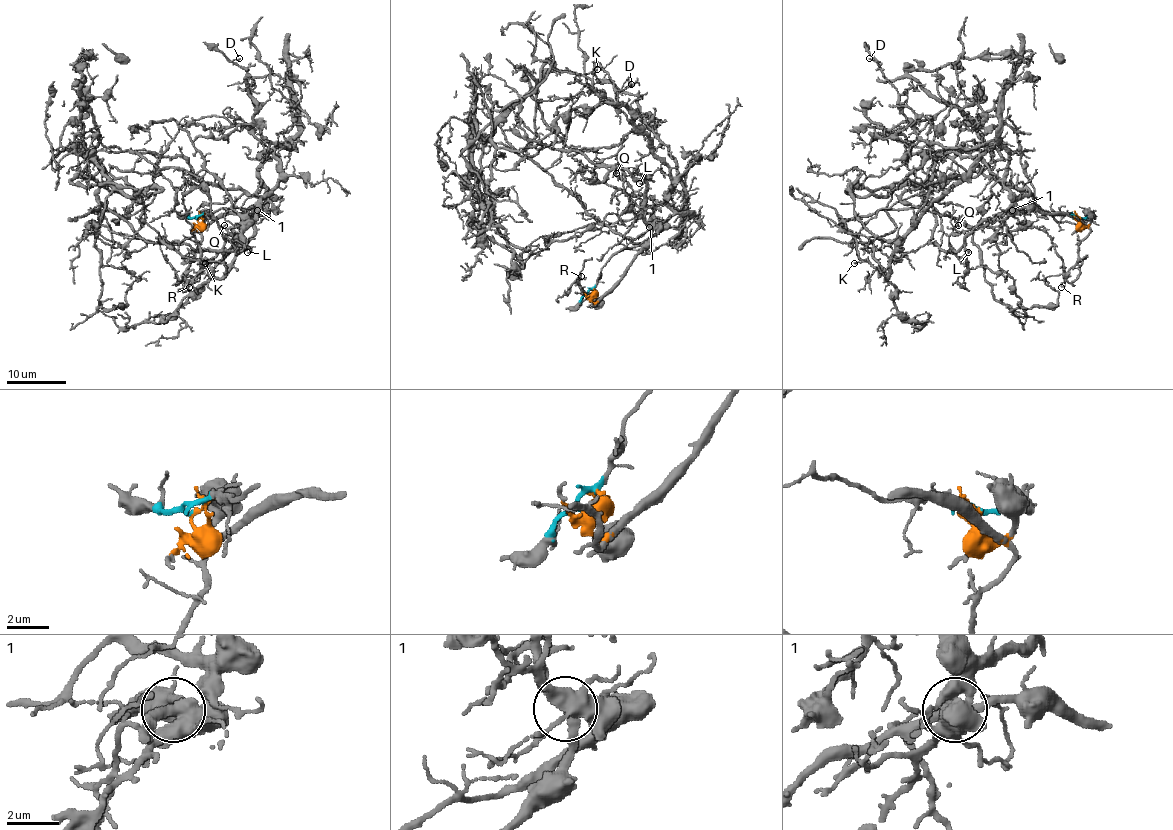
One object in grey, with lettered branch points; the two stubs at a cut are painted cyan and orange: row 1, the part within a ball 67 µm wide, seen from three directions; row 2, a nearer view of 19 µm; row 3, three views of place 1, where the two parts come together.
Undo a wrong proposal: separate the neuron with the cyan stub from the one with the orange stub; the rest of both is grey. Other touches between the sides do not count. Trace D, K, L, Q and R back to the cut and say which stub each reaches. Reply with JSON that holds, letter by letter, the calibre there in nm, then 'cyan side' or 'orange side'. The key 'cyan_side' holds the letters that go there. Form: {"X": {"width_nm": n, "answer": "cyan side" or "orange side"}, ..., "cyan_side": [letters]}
{"D": {"width_nm": 170, "answer": "cyan side"}, "K": {"width_nm": 130, "answer": "cyan side"}, "L": {"width_nm": 140, "answer": "orange side"}, "Q": {"width_nm": 150, "answer": "cyan side"}, "R": {"width_nm": 130, "answer": "orange side"}, "cyan_side": ["D", "K", "Q"]}

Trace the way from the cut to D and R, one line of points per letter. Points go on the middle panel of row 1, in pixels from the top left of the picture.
D: (590, 295), (612, 255), (645, 243), (658, 231), (651, 221), (685, 197), (632, 84)
R: (590, 295), (593, 304), (593, 297), (578, 285), (577, 279), (581, 276)

